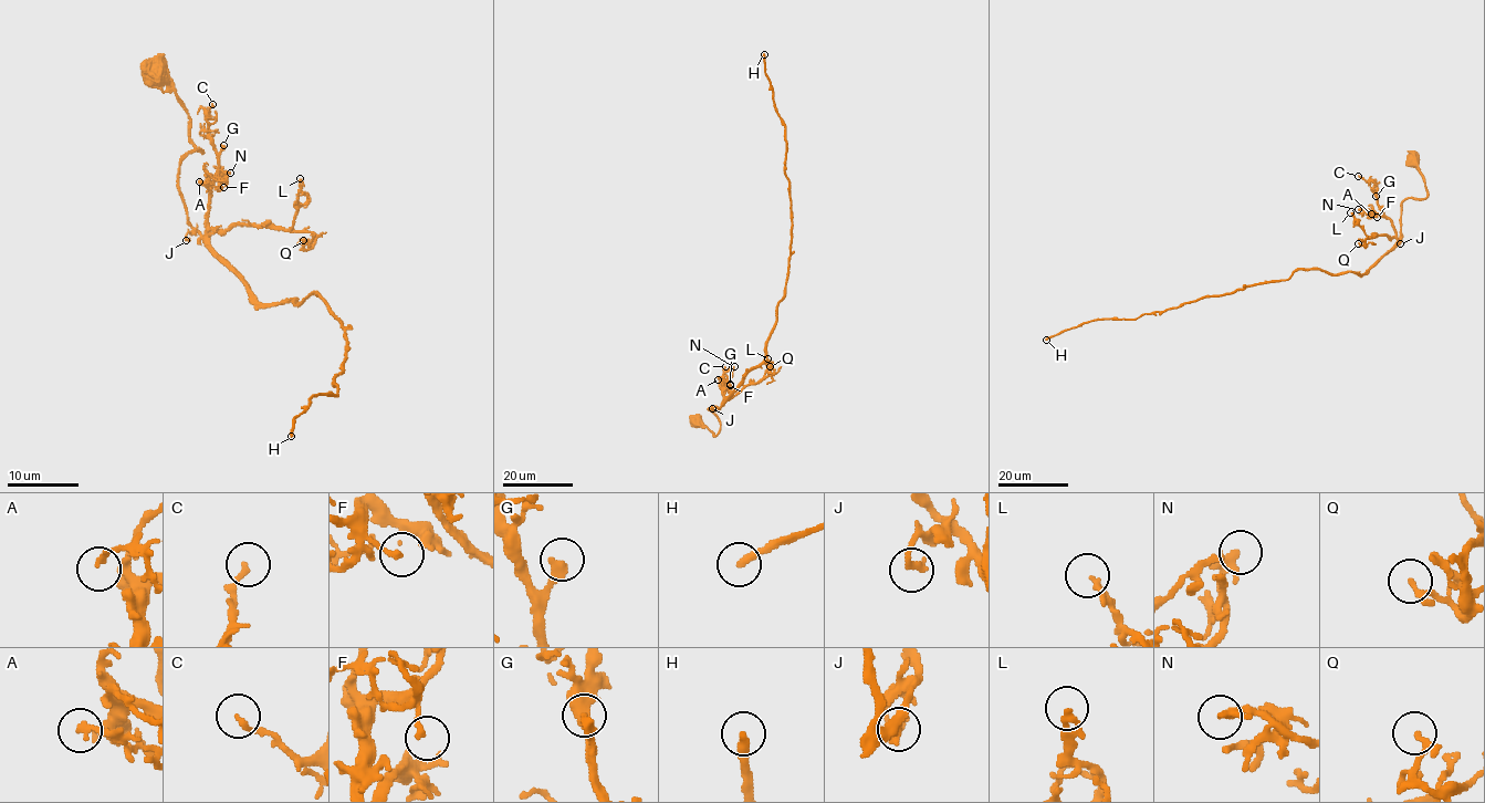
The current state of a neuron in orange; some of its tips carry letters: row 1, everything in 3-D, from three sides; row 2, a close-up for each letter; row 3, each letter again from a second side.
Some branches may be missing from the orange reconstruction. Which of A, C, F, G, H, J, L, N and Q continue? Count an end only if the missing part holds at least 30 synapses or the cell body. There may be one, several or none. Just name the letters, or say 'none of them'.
H

